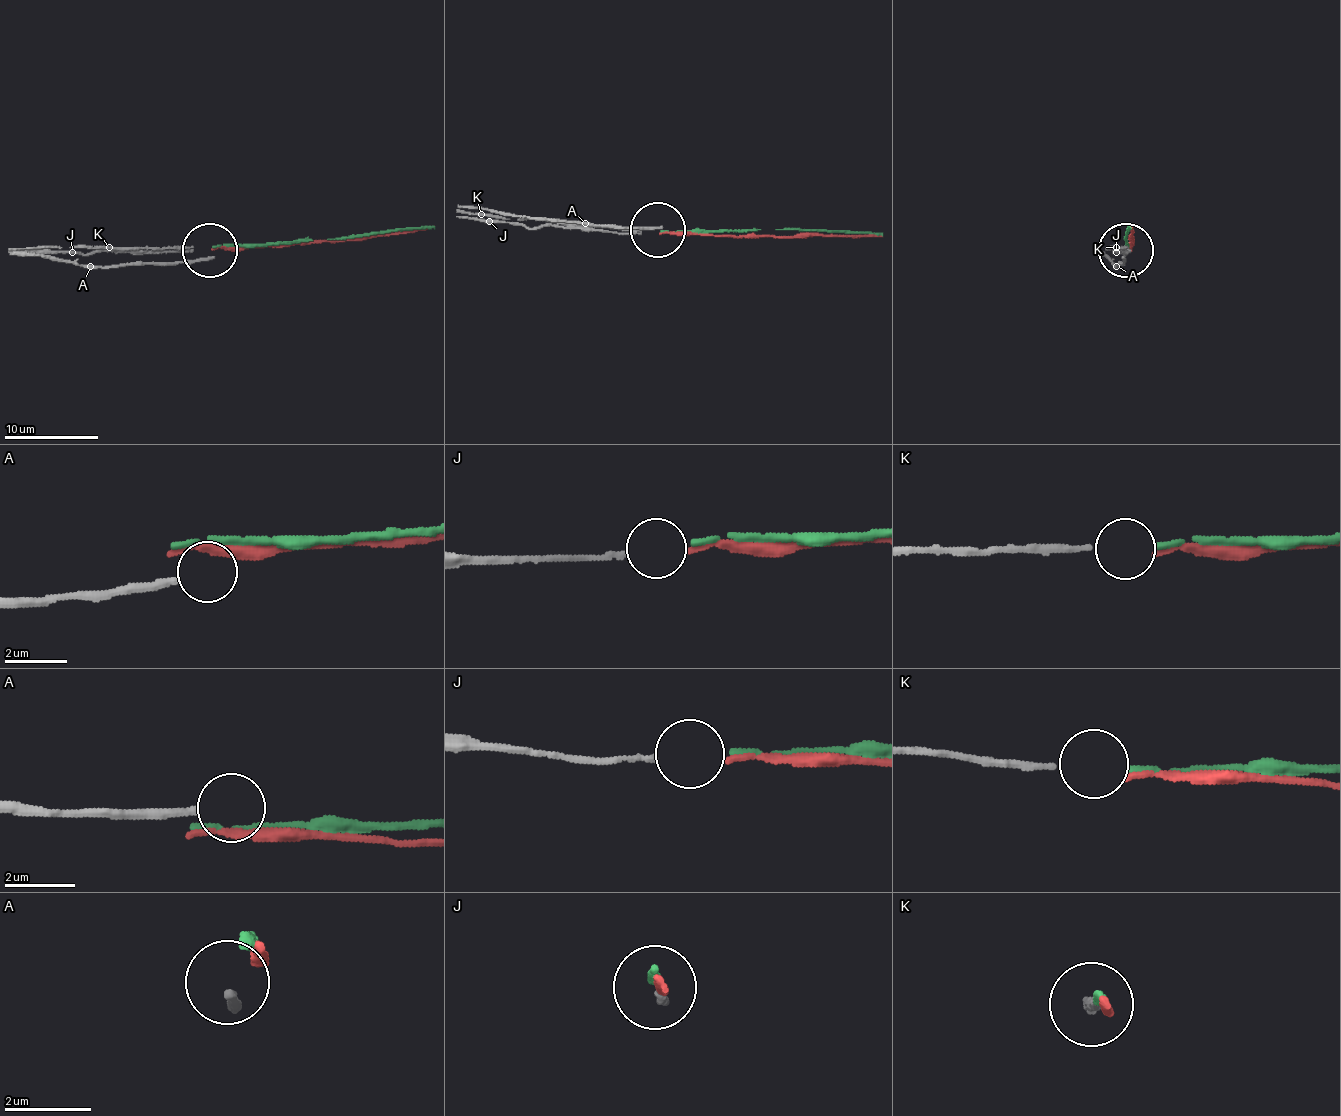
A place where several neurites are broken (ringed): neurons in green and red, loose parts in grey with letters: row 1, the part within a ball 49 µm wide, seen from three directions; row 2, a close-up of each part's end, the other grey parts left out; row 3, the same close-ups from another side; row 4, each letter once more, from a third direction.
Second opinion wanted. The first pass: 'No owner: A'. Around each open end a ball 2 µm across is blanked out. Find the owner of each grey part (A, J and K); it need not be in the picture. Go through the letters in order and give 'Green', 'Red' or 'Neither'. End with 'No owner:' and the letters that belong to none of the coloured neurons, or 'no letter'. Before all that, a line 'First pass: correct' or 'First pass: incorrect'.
First pass: correct
A: Neither
J: Red
K: Green
No owner: A

